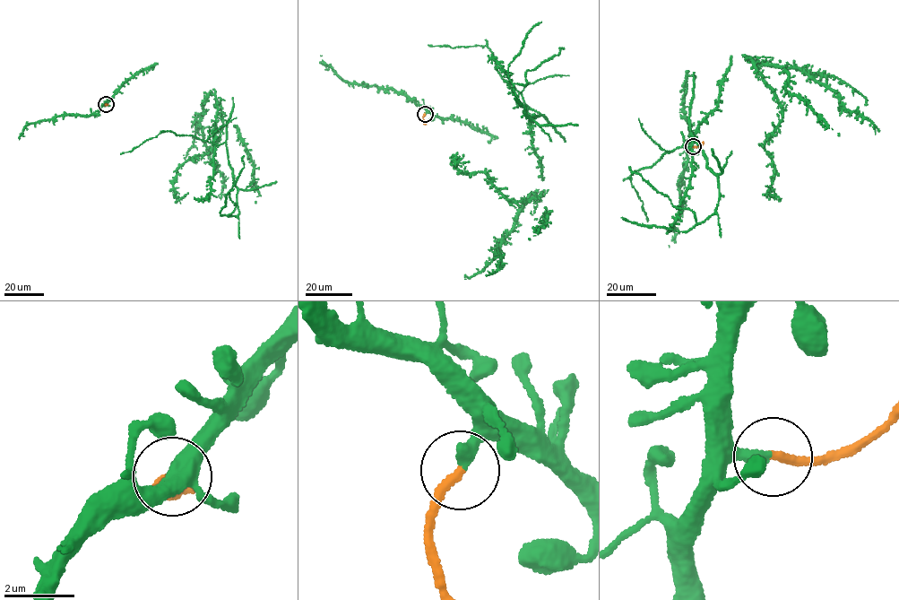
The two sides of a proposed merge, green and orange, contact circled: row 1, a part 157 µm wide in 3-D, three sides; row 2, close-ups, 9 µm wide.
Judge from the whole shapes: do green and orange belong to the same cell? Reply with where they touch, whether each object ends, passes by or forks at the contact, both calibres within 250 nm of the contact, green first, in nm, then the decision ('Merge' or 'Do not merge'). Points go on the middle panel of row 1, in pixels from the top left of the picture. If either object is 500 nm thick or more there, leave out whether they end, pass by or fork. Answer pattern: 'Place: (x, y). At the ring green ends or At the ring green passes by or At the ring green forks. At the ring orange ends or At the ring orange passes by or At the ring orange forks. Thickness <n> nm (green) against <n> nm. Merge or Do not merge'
Place: (425, 114). At the ring green ends. At the ring orange ends. Thickness 400 nm (green) against 240 nm. Do not merge

